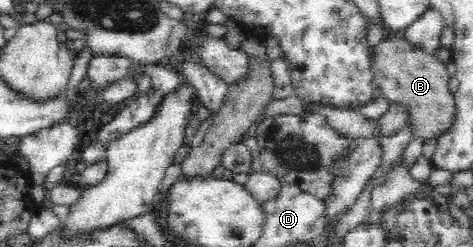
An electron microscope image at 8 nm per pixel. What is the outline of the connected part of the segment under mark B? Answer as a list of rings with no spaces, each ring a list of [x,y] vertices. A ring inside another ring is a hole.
[[[405,39],[383,40],[374,50],[372,74],[374,83],[382,89],[383,97],[390,103],[402,105],[407,112],[406,124],[410,127],[412,138],[437,140],[450,130],[457,115],[456,101],[450,93],[450,76],[446,66],[437,57],[422,53],[416,46],[411,46]]]

